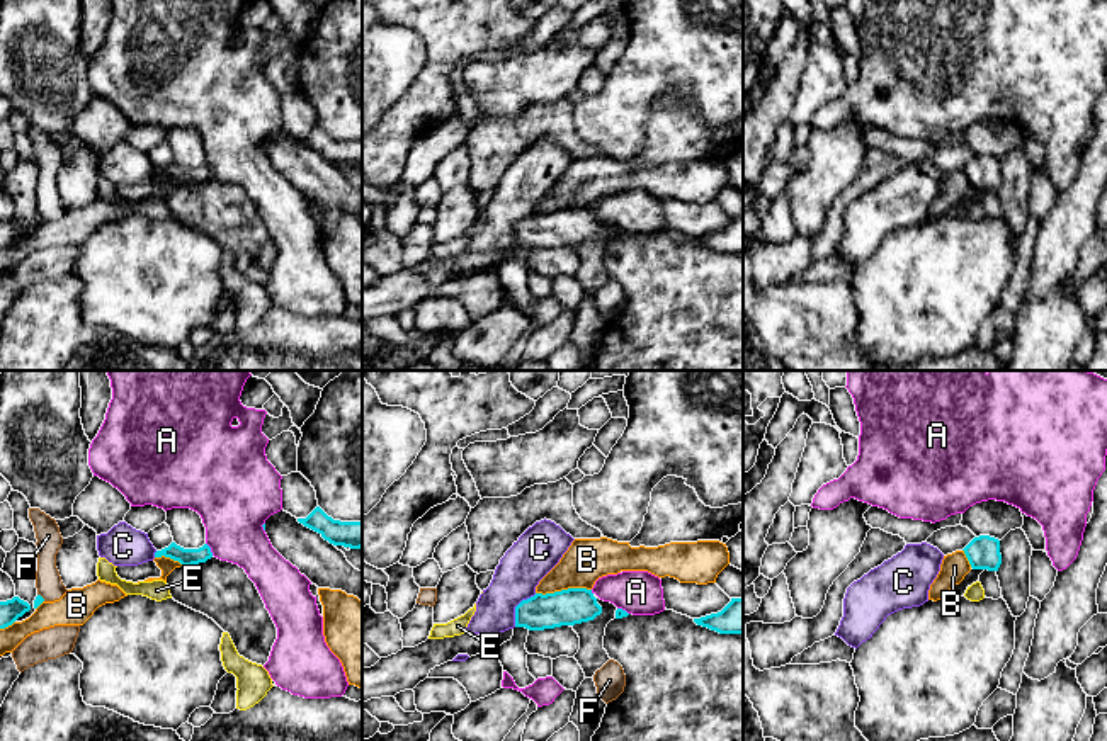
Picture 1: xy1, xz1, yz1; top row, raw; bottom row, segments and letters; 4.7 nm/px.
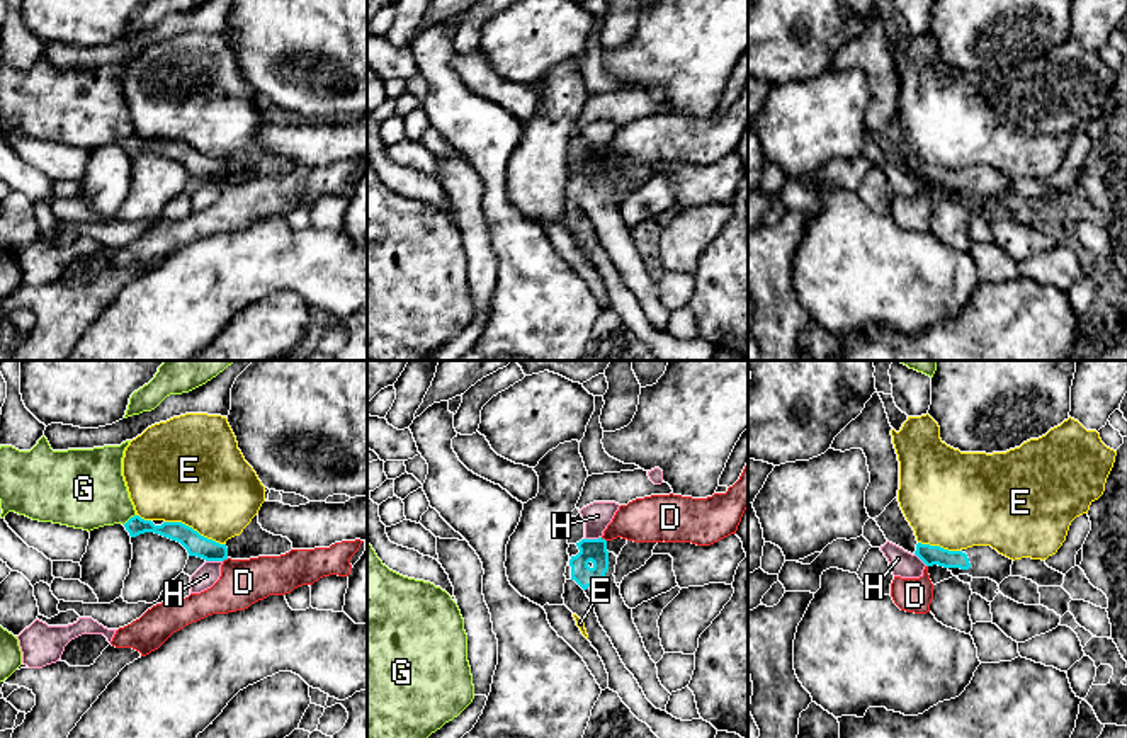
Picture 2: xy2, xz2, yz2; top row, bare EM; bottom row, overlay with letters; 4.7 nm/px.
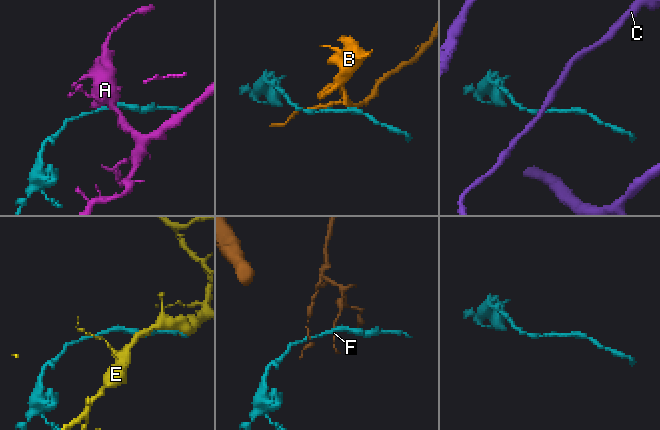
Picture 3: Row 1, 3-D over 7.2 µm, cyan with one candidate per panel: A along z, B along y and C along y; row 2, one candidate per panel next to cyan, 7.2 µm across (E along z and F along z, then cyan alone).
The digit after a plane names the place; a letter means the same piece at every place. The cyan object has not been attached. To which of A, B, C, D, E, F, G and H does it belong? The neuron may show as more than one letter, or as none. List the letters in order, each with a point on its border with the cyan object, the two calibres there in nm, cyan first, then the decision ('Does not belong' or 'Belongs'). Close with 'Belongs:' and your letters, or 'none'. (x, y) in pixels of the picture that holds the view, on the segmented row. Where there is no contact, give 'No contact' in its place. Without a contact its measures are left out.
A: Touches cyan at xy1 (210, 549). Thickness 80 nm (cyan) against 340 nm. Does not belong
B: Touches cyan at xz1 (563, 590). Thickness 170 nm (cyan) against 200 nm. Does not belong
C: Touches cyan at xz1 (516, 607). Thickness 170 nm (cyan) against 220 nm. Does not belong
D: Touches cyan at xy2 (225, 558). Thickness 110 nm (cyan) against 220 nm. Does not belong
E: Touches cyan at xy2 (196, 531). Thickness 110 nm (cyan) against 460 nm. Does not belong
F: Touches cyan at xy1 (41, 597). Thickness 40 nm (cyan) against 130 nm. Does not belong
G: Touches cyan at xy2 (130, 519). Thickness 90 nm (cyan) against 360 nm. Does not belong
H: Touches cyan at xy2 (215, 560). Thickness 110 nm (cyan) against 100 nm. Does not belong
Belongs: none

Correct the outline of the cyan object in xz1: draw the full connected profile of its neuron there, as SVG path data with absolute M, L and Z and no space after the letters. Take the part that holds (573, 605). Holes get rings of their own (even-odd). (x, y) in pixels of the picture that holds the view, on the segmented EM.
M568 588L554 593L536 593L515 607L515 627L544 631L593 620L602 614L592 590Z

